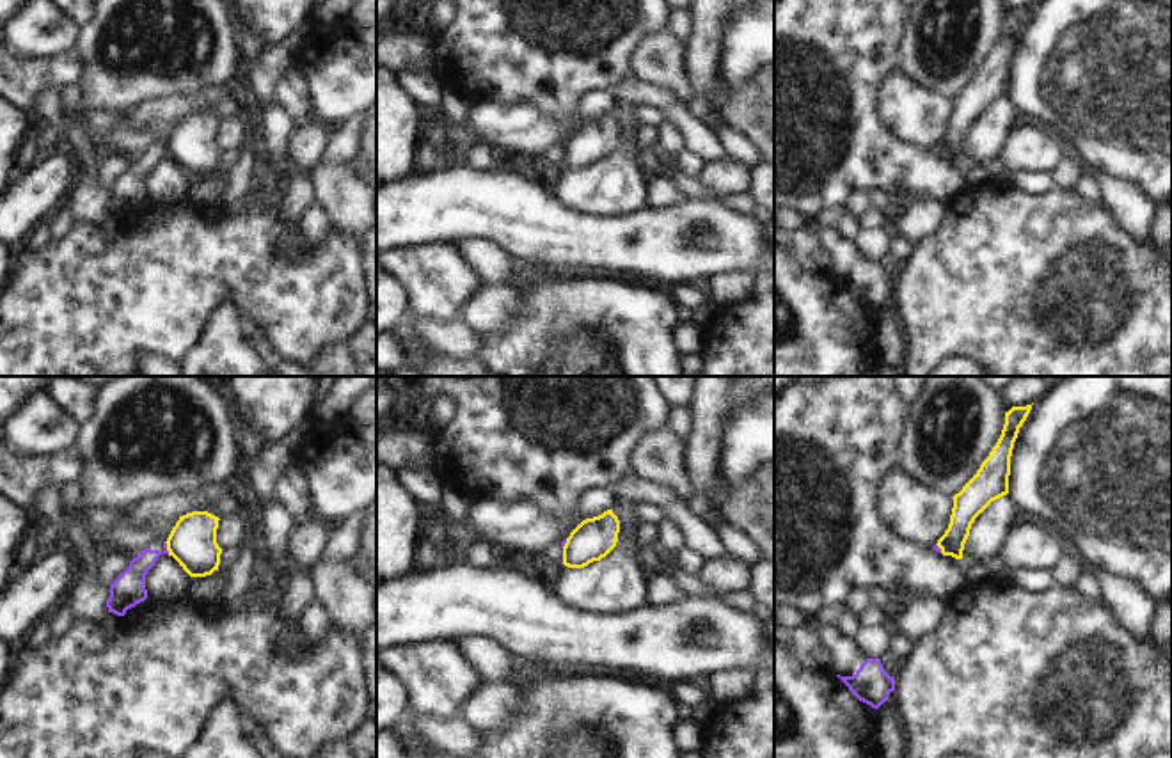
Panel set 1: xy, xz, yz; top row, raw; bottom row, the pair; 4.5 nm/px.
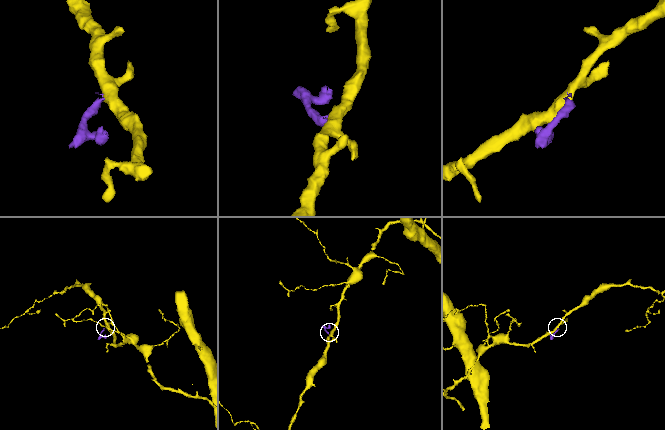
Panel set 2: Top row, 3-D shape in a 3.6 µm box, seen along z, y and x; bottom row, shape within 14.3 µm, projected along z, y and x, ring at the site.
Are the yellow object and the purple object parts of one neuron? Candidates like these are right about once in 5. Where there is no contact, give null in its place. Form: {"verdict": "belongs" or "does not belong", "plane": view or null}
{"verdict": "does not belong", "plane": "xy"}

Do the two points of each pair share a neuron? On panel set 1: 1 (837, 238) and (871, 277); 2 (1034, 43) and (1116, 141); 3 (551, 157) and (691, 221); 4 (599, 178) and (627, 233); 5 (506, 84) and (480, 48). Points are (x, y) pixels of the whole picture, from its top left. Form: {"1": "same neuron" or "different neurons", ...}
{"1": "same neuron", "2": "same neuron", "3": "different neurons", "4": "different neurons", "5": "same neuron"}

